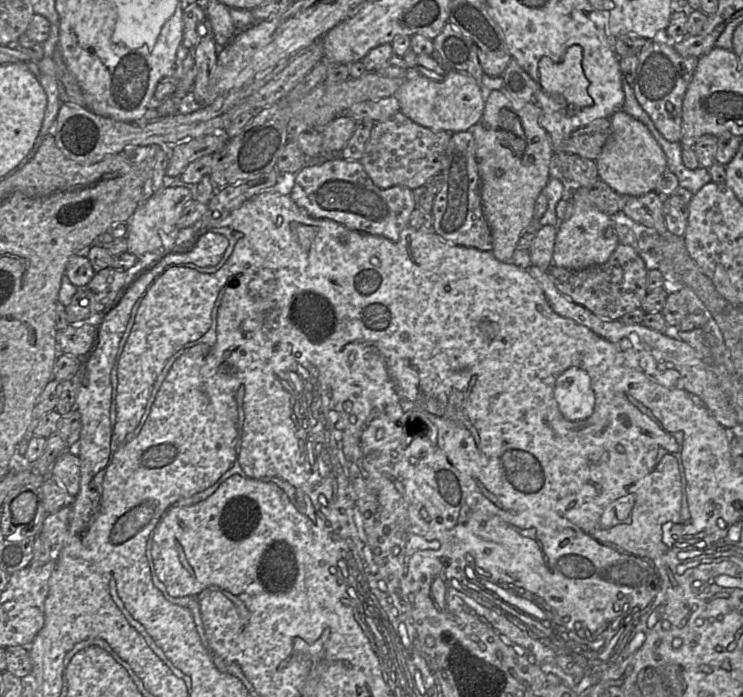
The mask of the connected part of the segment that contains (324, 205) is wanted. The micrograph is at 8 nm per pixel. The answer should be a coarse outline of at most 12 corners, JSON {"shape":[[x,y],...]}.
{"shape":[[360,161],[302,168],[289,195],[311,217],[393,242],[413,189]]}

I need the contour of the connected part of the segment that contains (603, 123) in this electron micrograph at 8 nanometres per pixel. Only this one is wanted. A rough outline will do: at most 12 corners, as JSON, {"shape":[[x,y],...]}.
{"shape":[[610,118],[573,131],[563,151],[596,160],[610,134]]}

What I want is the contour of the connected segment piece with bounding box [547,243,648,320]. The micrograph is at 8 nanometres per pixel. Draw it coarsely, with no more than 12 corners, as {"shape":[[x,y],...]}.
{"shape":[[619,243],[603,264],[551,265],[557,289],[598,317],[640,308],[647,263]]}

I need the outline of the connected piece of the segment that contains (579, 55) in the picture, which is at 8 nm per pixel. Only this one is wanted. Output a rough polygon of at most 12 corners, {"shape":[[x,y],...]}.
{"shape":[[570,46],[561,62],[542,57],[545,90],[570,105],[593,104],[582,69],[583,50]]}

